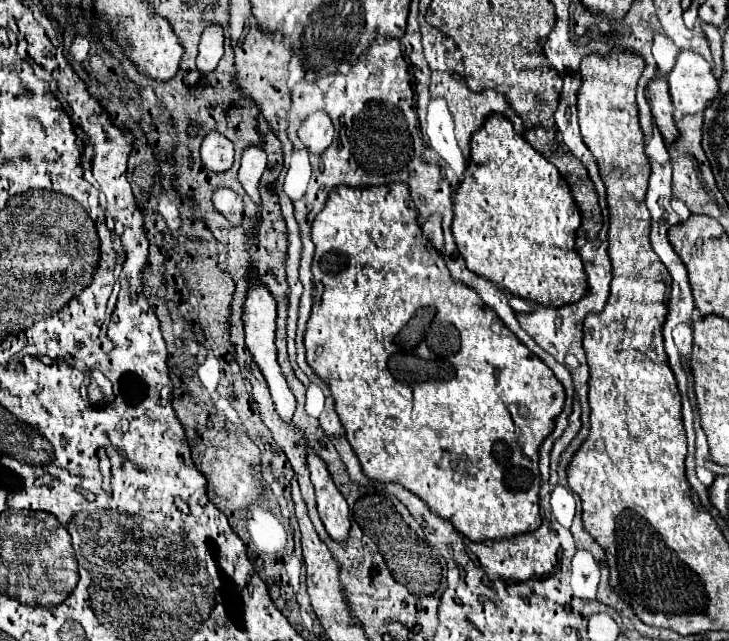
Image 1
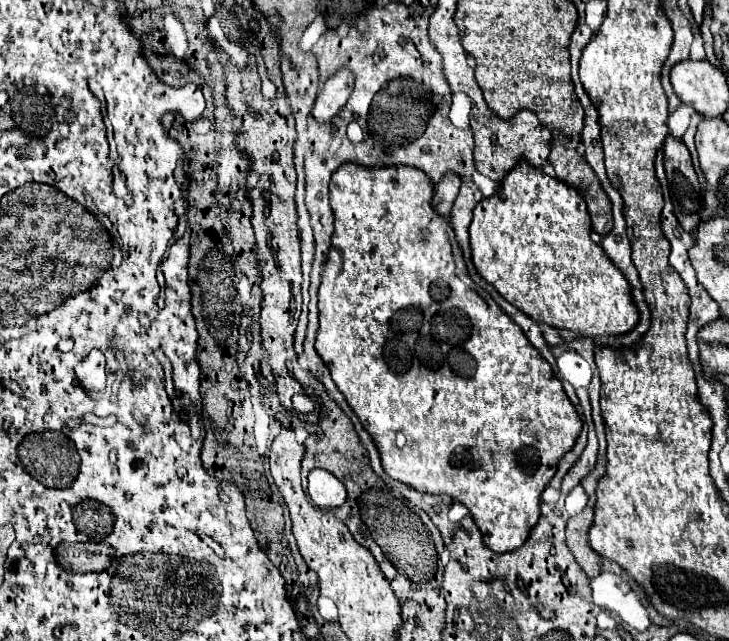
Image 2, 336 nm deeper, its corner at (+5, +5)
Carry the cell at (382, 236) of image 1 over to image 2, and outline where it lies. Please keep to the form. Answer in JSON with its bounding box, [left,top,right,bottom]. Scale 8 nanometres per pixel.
[315,163,581,553]

